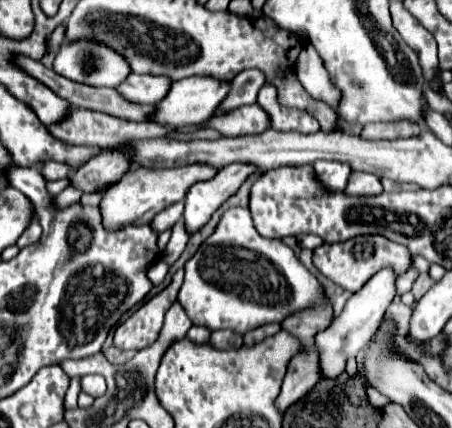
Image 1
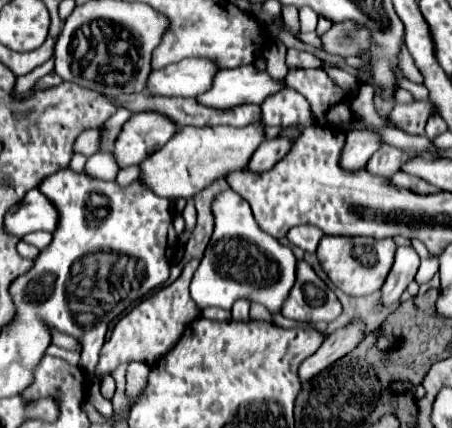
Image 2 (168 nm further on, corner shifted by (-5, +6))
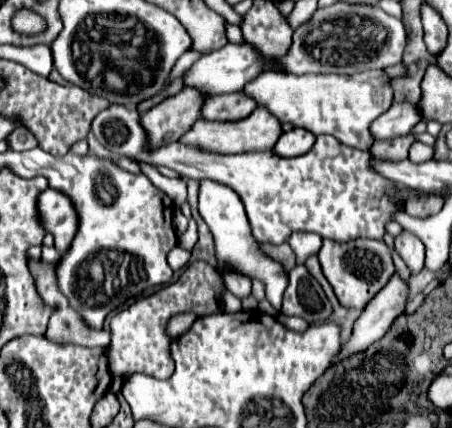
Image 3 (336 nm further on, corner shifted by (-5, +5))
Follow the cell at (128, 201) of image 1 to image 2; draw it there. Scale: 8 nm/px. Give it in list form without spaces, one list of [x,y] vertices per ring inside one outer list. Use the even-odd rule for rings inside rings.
[[[253,123],[243,129],[237,127],[181,127],[167,145],[155,151],[139,165],[139,181],[155,195],[165,199],[191,199],[215,179],[225,177],[235,169],[243,169],[253,151],[263,141],[263,123]]]

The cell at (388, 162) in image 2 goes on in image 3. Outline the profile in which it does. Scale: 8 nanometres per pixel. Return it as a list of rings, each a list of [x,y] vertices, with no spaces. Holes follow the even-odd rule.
[[[425,132],[425,134],[407,134],[407,136],[399,136],[391,140],[377,140],[371,148],[371,156],[377,160],[391,160],[391,162],[405,160],[411,142],[423,142],[433,146],[435,138]]]

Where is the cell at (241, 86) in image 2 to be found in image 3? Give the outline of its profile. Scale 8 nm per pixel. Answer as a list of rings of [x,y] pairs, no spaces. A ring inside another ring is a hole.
[[[367,70],[353,76],[337,76],[337,74],[295,76],[295,74],[285,74],[285,72],[265,72],[257,76],[253,82],[249,82],[243,92],[255,98],[257,104],[265,106],[281,122],[291,122],[293,126],[307,128],[313,134],[331,134],[345,146],[355,146],[359,150],[369,150],[373,146],[375,138],[371,134],[371,122],[379,118],[383,112],[387,112],[389,106],[393,104],[391,78],[385,74],[385,70]]]

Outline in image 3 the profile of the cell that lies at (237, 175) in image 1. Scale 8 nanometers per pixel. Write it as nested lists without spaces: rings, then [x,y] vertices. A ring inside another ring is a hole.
[[[293,128],[291,132],[285,132],[279,142],[275,144],[275,152],[281,156],[301,156],[307,150],[311,150],[311,146],[315,144],[315,134],[309,134],[309,130],[303,128]]]

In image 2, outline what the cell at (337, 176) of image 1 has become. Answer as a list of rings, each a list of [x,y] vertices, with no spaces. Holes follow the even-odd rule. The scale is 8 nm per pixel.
[[[351,131],[343,147],[341,165],[343,169],[363,169],[371,155],[379,149],[381,139],[369,131]]]

